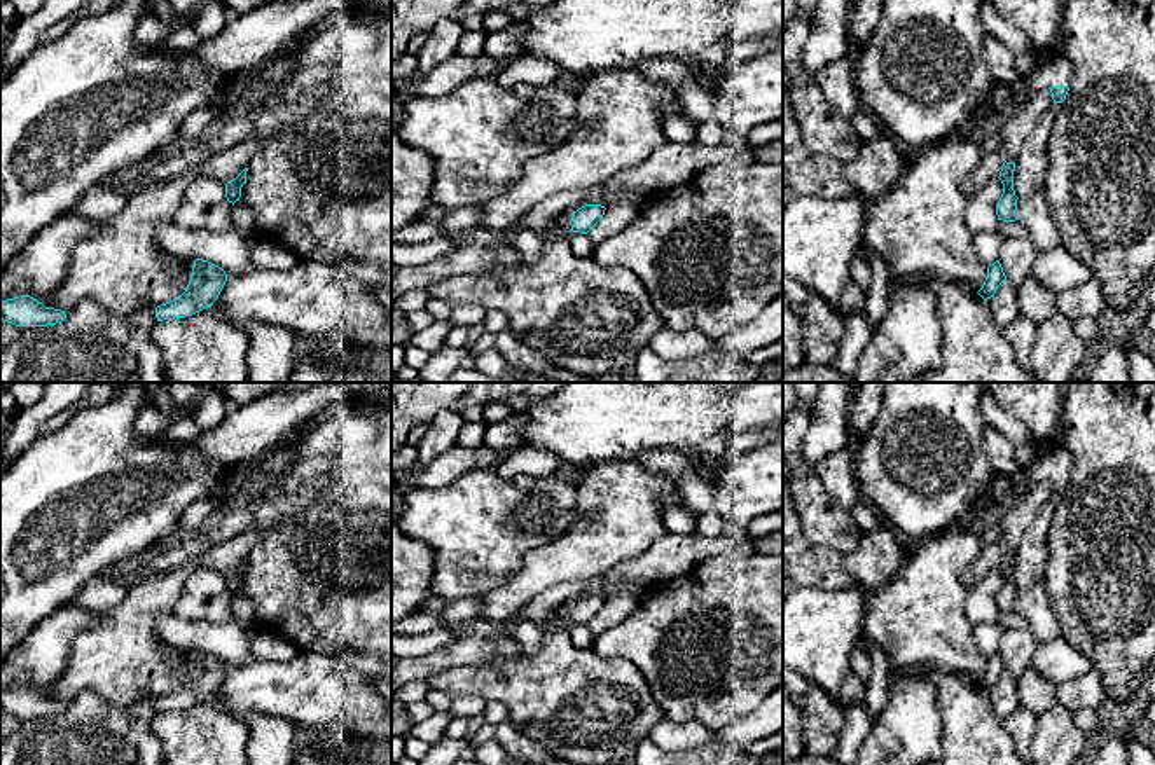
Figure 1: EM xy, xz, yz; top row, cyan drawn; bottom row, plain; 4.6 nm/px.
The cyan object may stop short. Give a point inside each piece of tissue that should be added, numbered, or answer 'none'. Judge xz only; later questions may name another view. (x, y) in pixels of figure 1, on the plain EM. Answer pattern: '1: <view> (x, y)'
none

